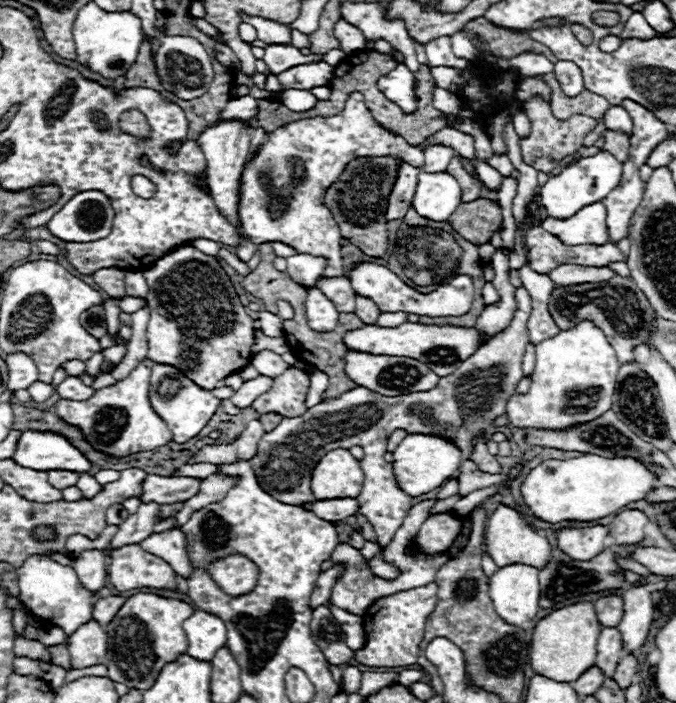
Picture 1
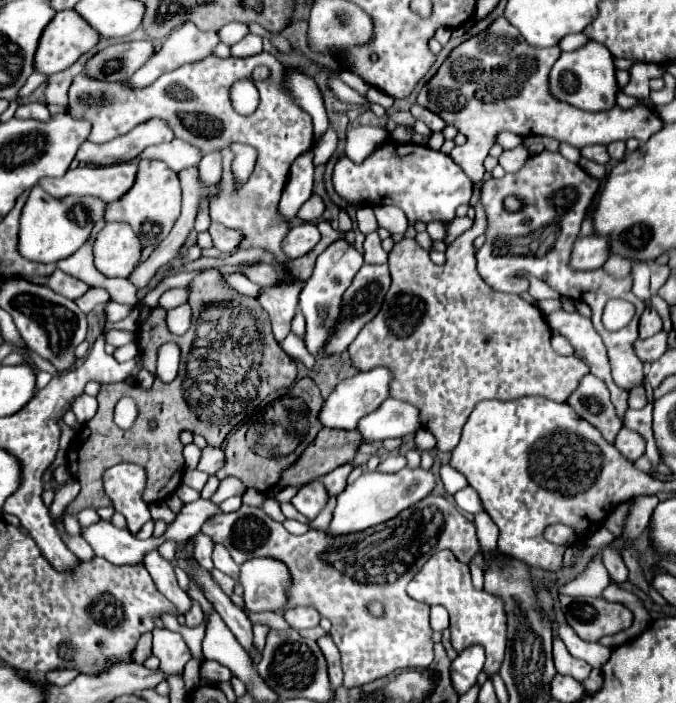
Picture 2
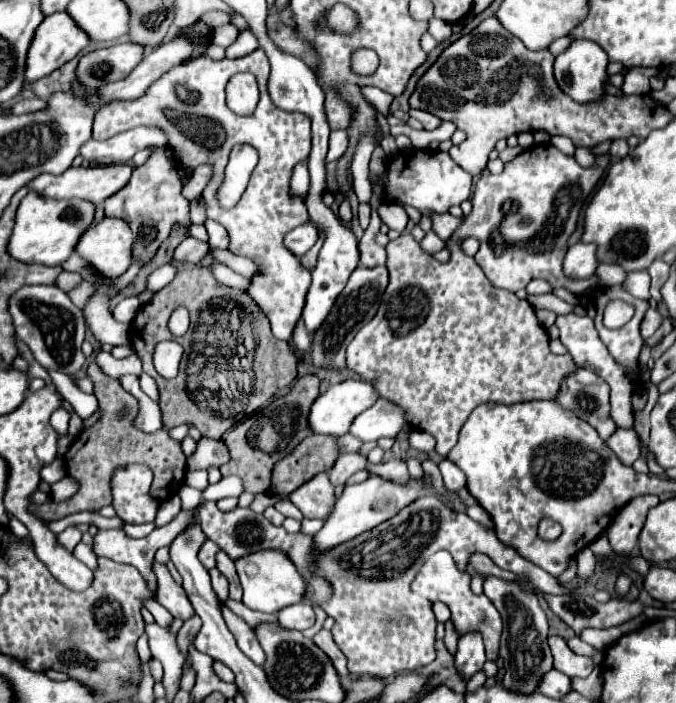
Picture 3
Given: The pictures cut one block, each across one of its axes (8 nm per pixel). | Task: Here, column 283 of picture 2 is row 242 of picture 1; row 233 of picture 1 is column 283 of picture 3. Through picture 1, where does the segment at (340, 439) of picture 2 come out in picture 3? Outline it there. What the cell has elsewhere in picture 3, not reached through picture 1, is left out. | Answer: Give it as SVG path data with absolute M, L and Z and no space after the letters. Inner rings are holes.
M316 434L304 438L286 458L274 464L270 492L290 496L314 474L330 470L336 458L336 438L320 438Z

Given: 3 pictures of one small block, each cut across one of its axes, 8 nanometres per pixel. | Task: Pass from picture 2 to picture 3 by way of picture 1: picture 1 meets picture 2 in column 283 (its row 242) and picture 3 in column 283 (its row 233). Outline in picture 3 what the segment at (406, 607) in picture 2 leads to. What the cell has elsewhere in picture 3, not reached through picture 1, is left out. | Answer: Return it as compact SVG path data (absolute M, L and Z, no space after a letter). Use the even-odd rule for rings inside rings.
M202 500L198 506L198 518L204 534L216 542L232 560L240 558L244 554L250 554L252 550L262 550L262 548L276 548L280 546L282 550L288 550L288 556L296 564L296 568L306 574L310 572L306 566L308 558L308 546L312 546L312 536L304 534L288 534L284 528L274 528L262 514L254 514L250 508L234 508L230 512L220 512L218 506L210 500Z

